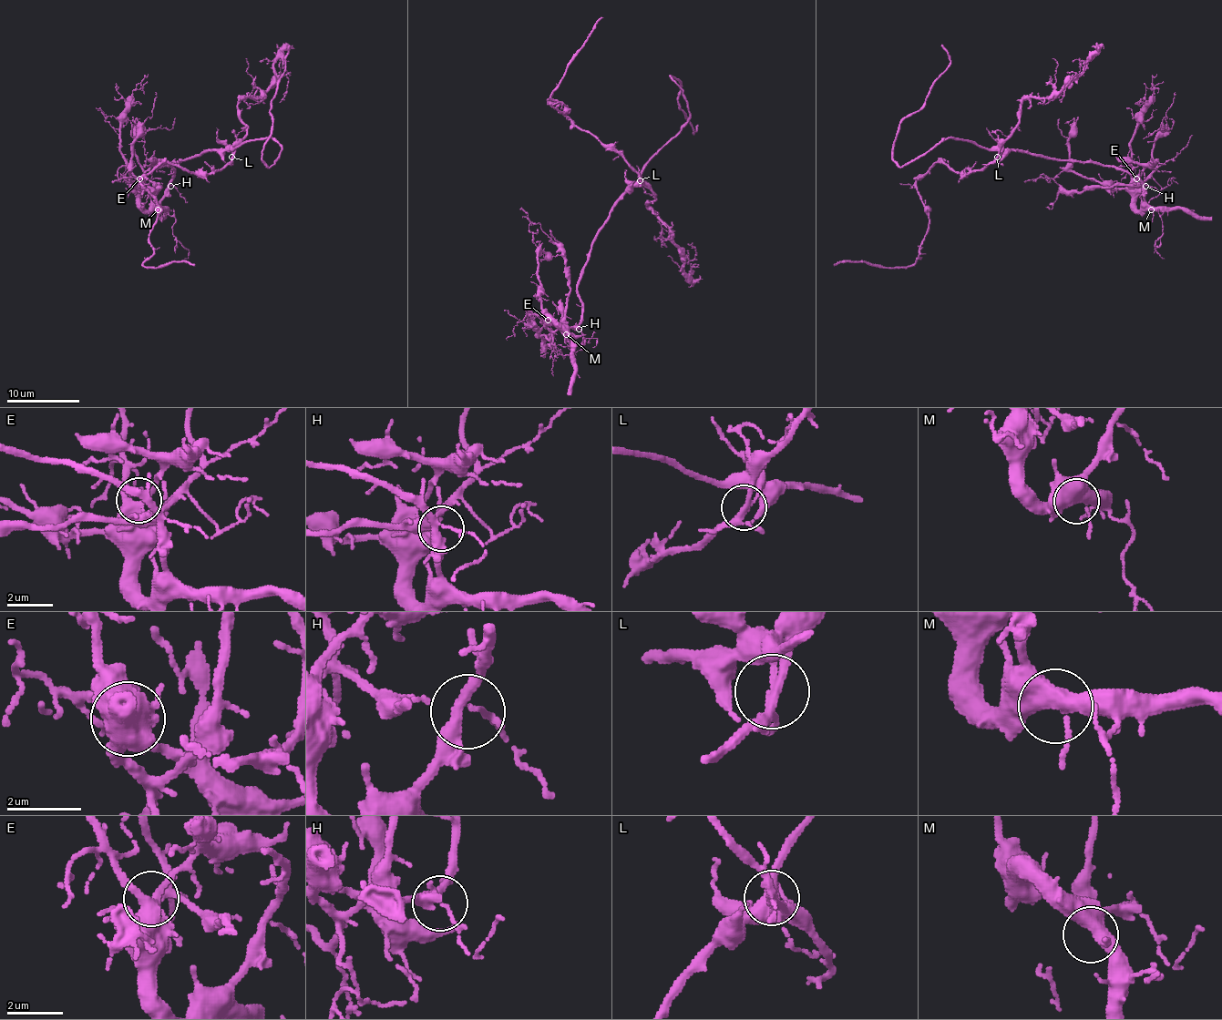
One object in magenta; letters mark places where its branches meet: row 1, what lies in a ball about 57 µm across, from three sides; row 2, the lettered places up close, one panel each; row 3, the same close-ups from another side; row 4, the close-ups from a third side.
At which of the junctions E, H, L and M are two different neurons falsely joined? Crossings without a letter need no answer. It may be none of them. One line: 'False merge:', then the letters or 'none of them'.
False merge: L

